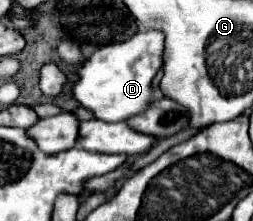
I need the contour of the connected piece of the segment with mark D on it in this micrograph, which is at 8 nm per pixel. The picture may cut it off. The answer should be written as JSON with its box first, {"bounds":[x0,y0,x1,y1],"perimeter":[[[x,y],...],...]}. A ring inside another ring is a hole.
{"bounds":[73,30,163,122],"perimeter":[[[141,30],[133,38],[117,44],[109,44],[93,52],[93,56],[79,68],[79,80],[73,86],[75,100],[93,110],[99,120],[121,122],[135,114],[145,112],[161,90],[153,86],[163,62],[163,34]]]}

